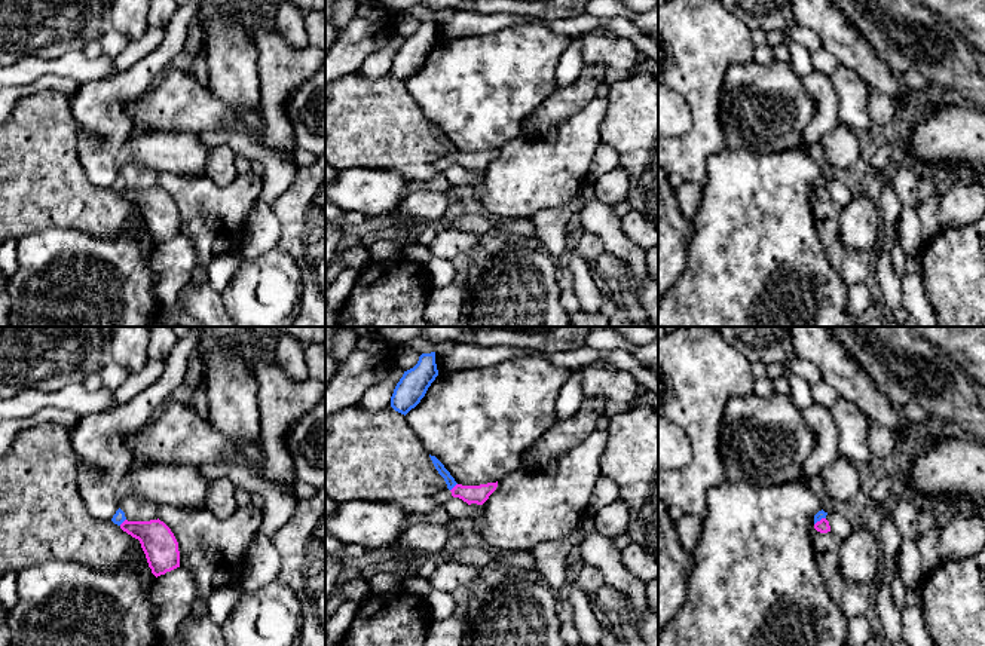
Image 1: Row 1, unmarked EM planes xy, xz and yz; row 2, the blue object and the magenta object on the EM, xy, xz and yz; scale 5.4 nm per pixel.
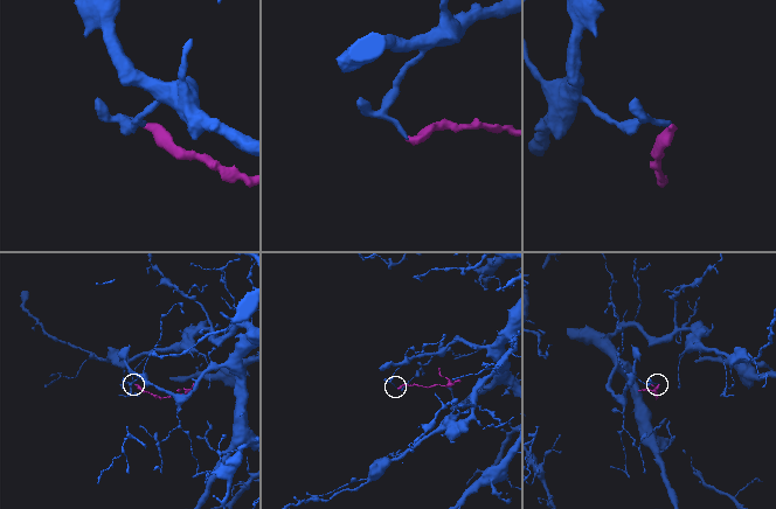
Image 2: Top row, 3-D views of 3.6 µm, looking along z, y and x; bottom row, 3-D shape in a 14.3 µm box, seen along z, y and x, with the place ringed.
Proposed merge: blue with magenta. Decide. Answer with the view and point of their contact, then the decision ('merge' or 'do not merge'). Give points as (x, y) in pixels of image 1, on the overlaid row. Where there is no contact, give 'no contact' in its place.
xz (453, 486) | do not merge

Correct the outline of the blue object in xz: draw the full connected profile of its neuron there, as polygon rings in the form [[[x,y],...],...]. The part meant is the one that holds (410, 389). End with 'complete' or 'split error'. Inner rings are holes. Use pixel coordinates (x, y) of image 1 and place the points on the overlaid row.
[[[435,352],[422,353],[417,364],[404,371],[397,383],[391,397],[391,407],[406,416],[420,402],[437,376]]]; complete

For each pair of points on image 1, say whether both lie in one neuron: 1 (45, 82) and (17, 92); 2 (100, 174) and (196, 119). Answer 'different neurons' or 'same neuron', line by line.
1: same neuron
2: different neurons

